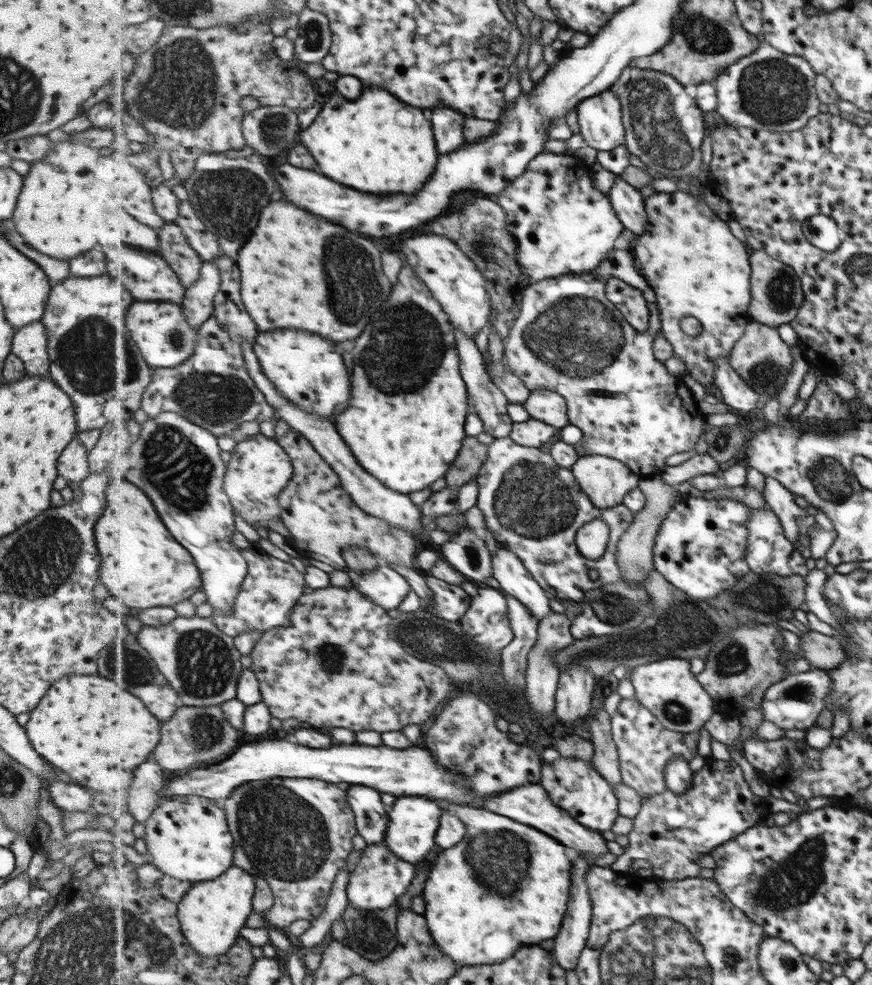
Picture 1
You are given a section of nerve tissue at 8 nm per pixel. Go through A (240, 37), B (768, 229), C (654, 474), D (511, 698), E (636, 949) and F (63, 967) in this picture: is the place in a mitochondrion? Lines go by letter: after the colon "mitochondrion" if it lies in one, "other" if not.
A: other
B: other
C: other
D: other
E: mitochondrion
F: mitochondrion

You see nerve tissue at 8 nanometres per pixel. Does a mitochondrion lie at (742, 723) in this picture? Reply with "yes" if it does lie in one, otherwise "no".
no

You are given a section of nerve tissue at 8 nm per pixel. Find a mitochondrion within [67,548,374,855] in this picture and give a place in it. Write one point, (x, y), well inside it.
(205, 665)

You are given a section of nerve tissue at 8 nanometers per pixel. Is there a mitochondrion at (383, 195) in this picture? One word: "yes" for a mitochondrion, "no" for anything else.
no

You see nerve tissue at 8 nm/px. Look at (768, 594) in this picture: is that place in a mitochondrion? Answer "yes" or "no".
yes

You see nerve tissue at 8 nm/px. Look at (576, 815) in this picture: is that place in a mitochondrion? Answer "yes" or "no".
no

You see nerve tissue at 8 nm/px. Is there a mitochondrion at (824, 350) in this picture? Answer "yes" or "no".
no

